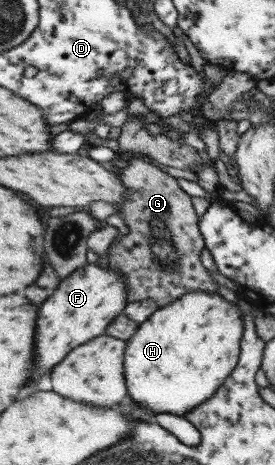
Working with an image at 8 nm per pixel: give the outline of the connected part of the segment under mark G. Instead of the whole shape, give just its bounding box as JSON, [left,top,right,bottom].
[108,156,217,308]

